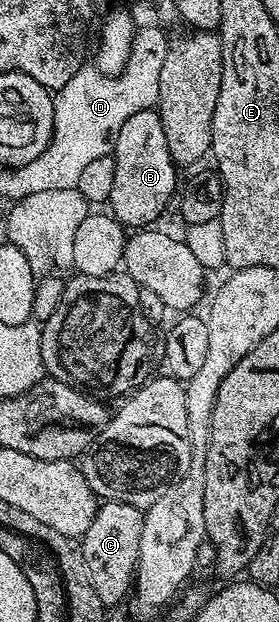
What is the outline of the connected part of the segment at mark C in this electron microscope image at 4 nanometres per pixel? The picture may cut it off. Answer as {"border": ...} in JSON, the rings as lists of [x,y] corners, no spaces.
{"border":[[[120,500],[100,503],[93,522],[89,522],[89,530],[85,530],[81,538],[85,566],[89,566],[93,590],[97,590],[97,598],[101,598],[105,606],[121,603],[126,596],[128,599],[132,591],[141,550],[143,514],[144,509]]]}

